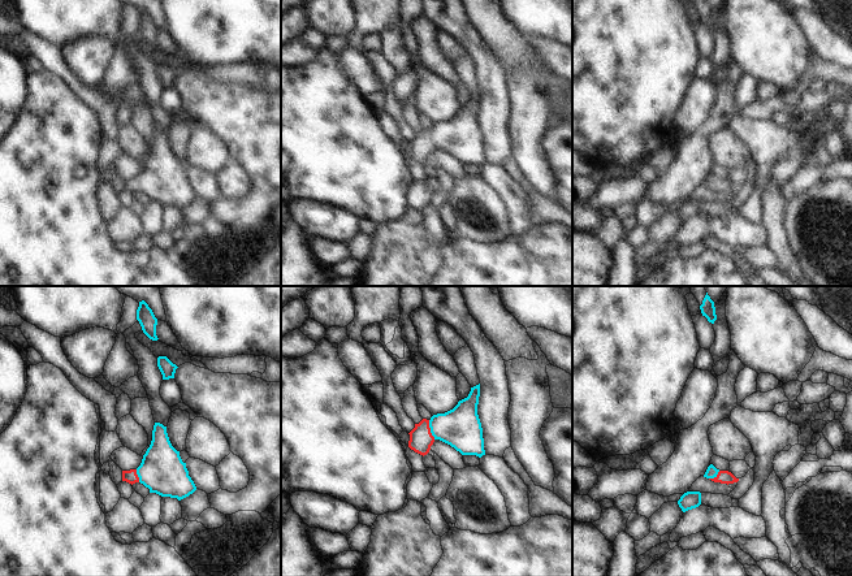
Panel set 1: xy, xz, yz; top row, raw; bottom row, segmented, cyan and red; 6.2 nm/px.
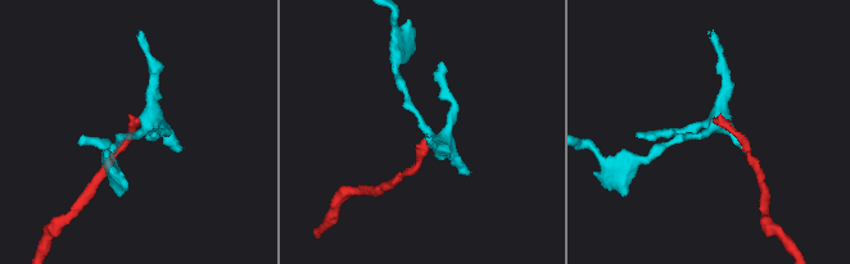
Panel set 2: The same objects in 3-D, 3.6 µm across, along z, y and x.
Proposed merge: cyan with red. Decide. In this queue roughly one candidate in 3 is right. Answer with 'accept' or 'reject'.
accept

